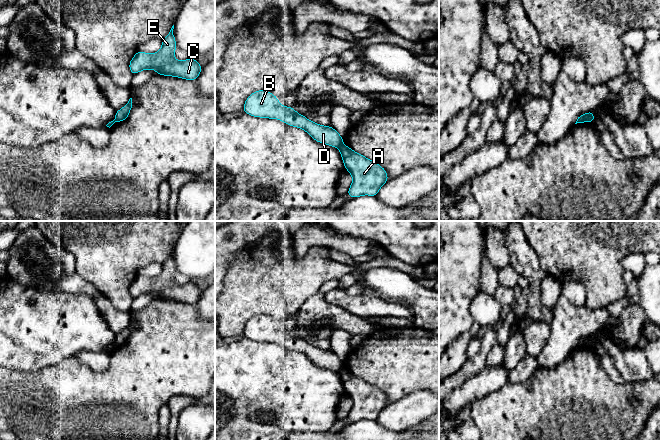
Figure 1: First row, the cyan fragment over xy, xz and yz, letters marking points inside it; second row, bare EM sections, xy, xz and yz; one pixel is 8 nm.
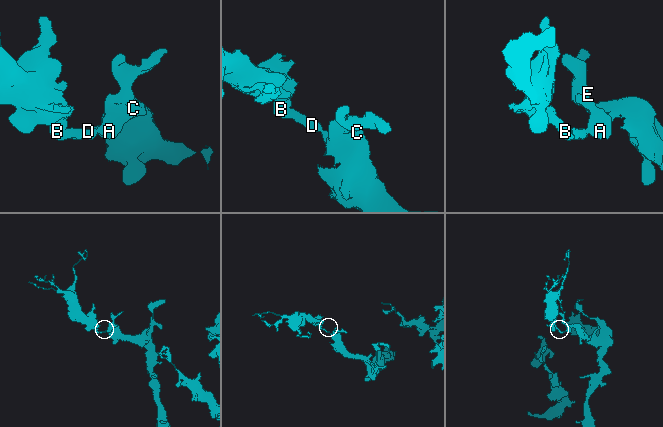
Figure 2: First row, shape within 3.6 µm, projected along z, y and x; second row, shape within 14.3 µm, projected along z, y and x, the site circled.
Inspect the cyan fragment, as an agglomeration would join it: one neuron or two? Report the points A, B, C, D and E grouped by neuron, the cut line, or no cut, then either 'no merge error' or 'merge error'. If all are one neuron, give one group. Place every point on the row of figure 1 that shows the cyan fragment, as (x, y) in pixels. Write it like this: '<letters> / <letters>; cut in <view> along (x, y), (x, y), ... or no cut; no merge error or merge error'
A C E / B D; cut in yz along (586, 114), (589, 120); merge error

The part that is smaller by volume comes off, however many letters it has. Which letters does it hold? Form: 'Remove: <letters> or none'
Remove: B, D

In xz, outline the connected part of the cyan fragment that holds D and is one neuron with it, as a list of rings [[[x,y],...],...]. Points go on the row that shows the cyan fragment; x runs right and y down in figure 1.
[[[258,90],[245,101],[244,113],[254,117],[279,119],[292,127],[304,129],[315,141],[340,148],[343,138],[331,126],[322,126],[308,120],[294,110],[282,106],[271,92]]]

